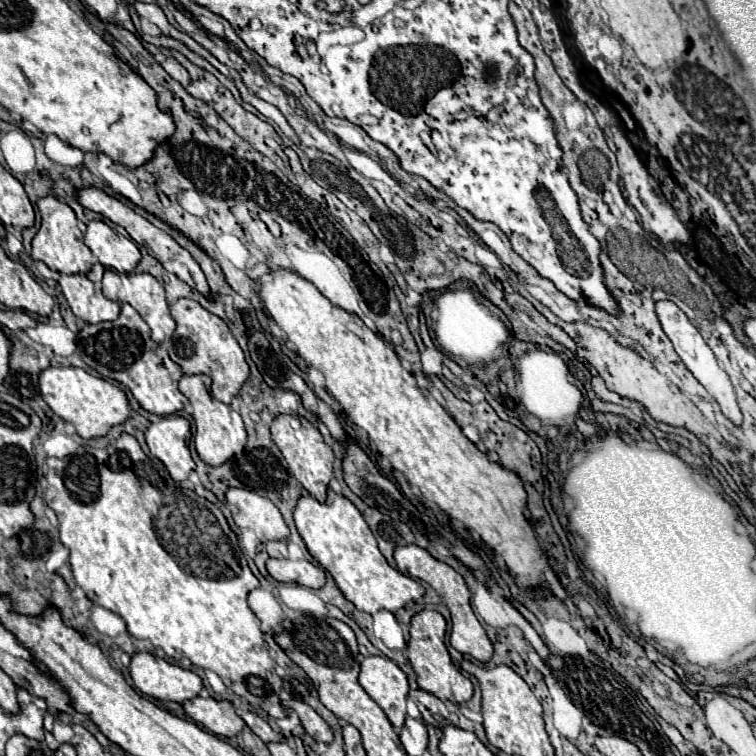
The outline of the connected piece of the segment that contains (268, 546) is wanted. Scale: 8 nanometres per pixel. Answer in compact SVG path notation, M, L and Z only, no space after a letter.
M267 541L265 543L265 551L269 553L269 557L287 557L287 543L285 541Z

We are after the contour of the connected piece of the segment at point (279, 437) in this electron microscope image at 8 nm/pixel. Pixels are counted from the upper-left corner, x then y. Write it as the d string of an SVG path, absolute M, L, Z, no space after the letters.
M277 415L271 423L271 437L279 451L283 453L285 461L289 463L291 473L295 479L309 491L311 497L315 497L319 503L325 503L325 491L333 477L333 451L323 441L317 427L313 427L305 417L301 415Z

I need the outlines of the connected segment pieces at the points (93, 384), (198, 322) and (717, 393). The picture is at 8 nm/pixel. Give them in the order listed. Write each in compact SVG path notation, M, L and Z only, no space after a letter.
M47 367L39 375L39 389L43 401L67 423L77 429L77 435L83 439L93 439L107 435L113 425L125 423L129 419L129 403L125 393L101 379L93 377L79 367Z
M193 299L175 301L171 305L171 317L177 321L177 329L171 337L169 357L177 365L181 365L185 375L209 375L213 381L211 395L221 403L231 403L231 399L239 393L241 385L249 377L249 365L229 327L217 315L209 313Z
M659 301L657 303L657 315L659 315L659 321L663 325L663 331L667 333L667 337L671 339L677 355L683 359L683 363L687 365L687 369L693 373L693 377L707 389L707 393L719 403L723 415L733 421L735 425L741 425L741 411L739 411L739 405L737 405L737 399L735 399L735 391L733 391L733 385L727 377L727 373L719 367L713 351L709 349L709 345L703 341L701 333L697 331L697 327L687 319L687 315L671 301Z

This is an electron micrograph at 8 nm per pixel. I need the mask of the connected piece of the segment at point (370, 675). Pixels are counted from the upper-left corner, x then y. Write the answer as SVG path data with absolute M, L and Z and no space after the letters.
M365 657L361 661L359 683L389 717L399 733L405 723L405 699L409 693L407 675L387 657Z

